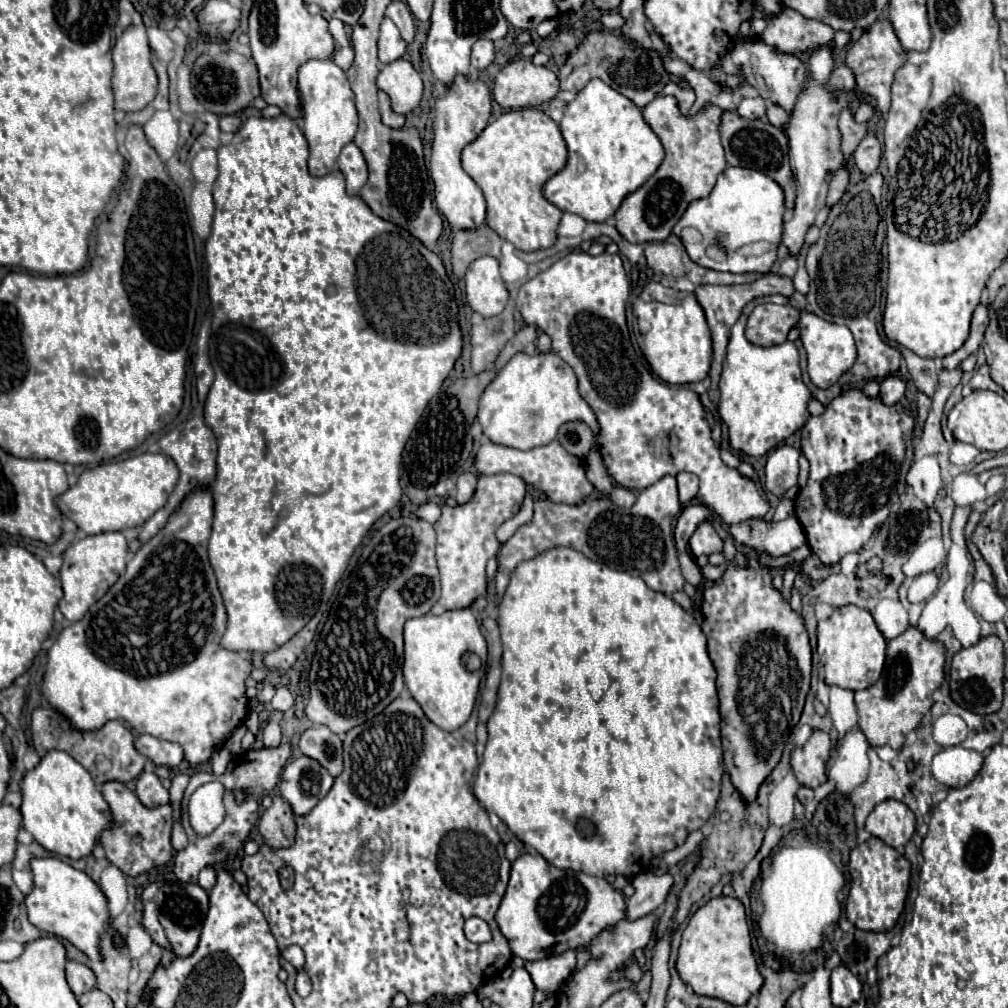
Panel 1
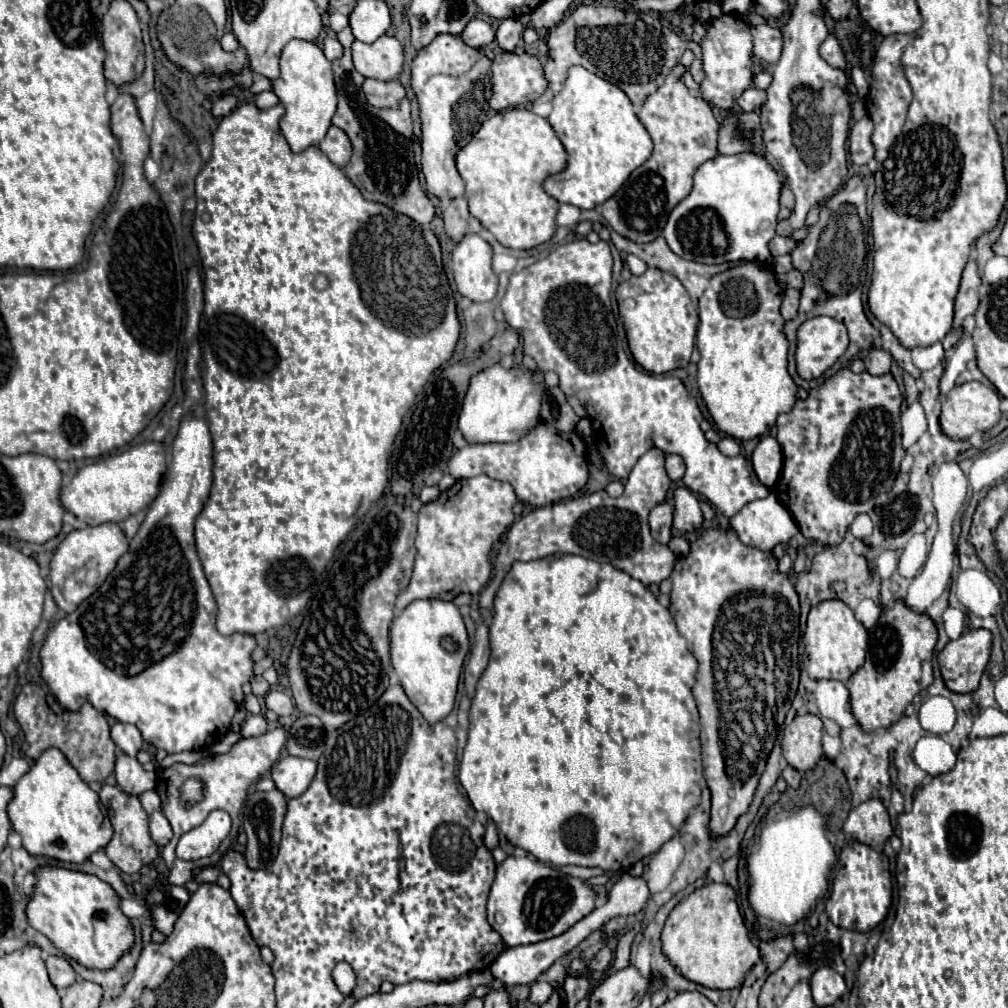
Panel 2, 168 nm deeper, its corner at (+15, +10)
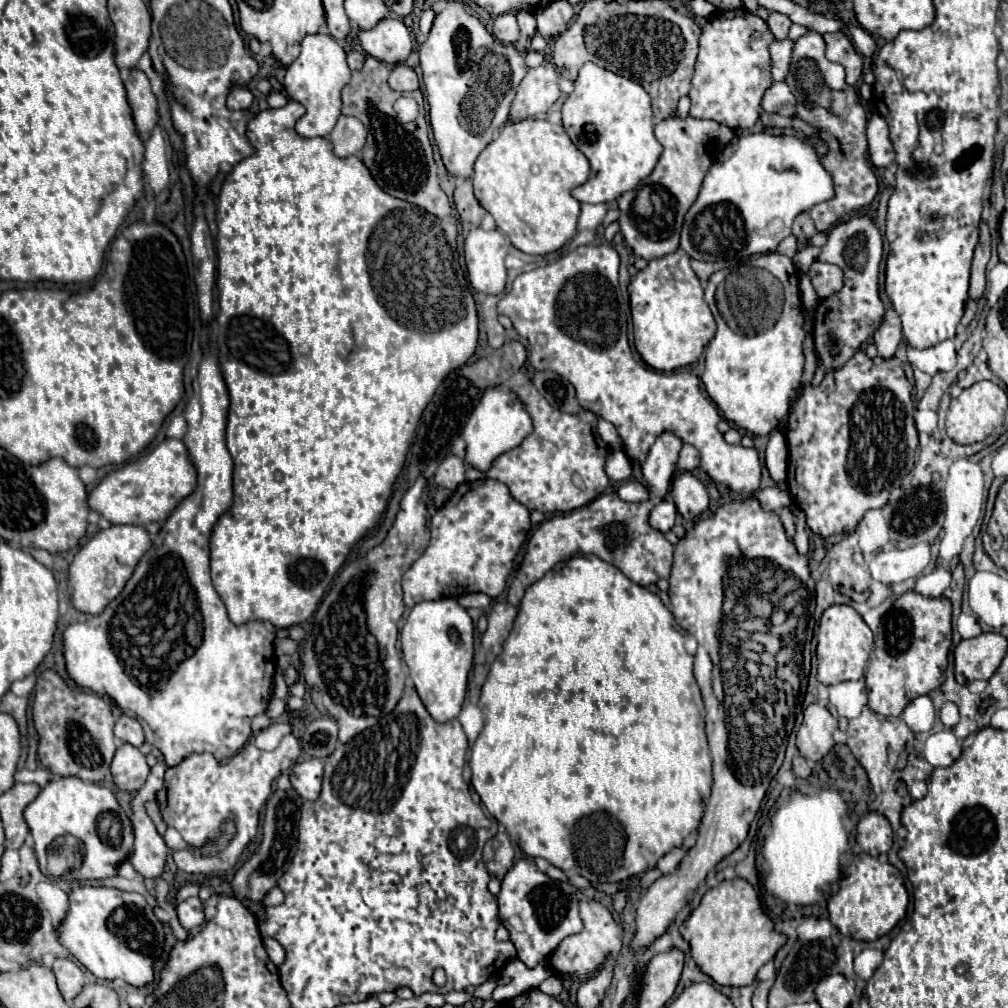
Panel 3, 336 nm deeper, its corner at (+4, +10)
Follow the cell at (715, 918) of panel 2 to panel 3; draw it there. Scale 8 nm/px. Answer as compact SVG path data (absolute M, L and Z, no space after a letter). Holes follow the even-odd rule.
M742 878L724 880L716 888L710 888L702 896L698 908L694 908L690 918L680 926L680 934L690 944L690 952L692 952L694 962L698 964L698 968L720 986L750 986L754 982L760 966L770 962L774 958L774 954L786 942L786 936L774 932L772 920L762 912L756 890Z

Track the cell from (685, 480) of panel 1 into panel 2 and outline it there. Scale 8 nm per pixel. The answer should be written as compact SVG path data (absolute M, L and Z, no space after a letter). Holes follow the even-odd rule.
M669 454L667 462L665 462L665 470L667 470L667 474L669 474L669 478L673 482L681 480L683 474L685 474L685 462L683 462L683 458L677 456L677 454Z

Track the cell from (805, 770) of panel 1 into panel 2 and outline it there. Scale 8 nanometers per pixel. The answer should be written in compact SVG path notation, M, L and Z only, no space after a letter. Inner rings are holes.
M815 714L795 716L795 720L783 732L783 756L789 766L803 772L811 770L823 756L821 736L821 718L817 718Z

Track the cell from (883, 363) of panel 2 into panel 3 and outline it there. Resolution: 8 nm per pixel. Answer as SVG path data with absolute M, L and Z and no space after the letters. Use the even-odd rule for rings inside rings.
M882 322L882 326L874 332L874 344L878 348L878 356L888 360L896 354L902 340L900 326L890 326L888 322Z

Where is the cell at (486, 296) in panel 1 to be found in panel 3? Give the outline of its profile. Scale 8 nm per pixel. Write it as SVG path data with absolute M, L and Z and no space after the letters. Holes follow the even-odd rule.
M472 228L464 240L464 260L470 284L476 292L500 294L506 286L504 258L510 240L498 230Z

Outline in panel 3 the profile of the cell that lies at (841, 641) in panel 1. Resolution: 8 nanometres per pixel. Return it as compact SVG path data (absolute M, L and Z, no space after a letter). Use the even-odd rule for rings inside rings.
M834 604L826 608L816 633L818 643L818 680L826 686L838 684L844 680L860 680L864 676L868 656L874 648L874 634L862 616L848 604Z

